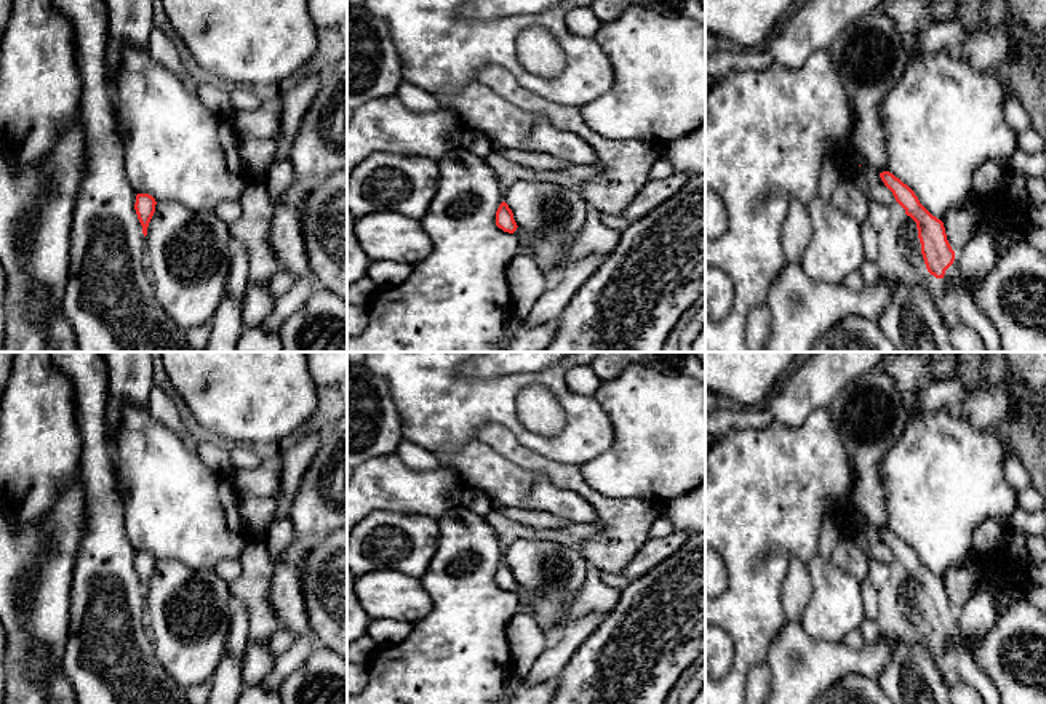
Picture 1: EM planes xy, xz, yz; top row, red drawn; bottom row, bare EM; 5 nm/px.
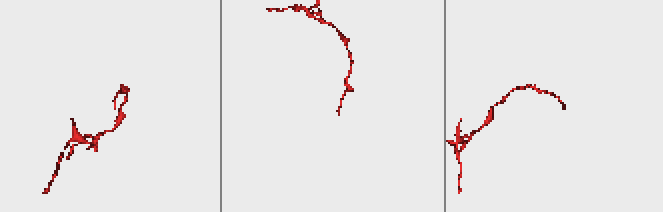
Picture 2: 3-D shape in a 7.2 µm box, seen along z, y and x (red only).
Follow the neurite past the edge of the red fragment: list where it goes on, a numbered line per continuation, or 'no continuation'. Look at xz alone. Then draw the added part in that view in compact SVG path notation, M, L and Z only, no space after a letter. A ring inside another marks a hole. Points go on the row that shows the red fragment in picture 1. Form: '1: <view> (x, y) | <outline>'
no continuation

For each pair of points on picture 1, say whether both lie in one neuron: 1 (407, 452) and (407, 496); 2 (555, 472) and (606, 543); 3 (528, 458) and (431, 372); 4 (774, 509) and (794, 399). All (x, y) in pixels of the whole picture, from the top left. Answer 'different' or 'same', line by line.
1: different
2: same
3: different
4: different

